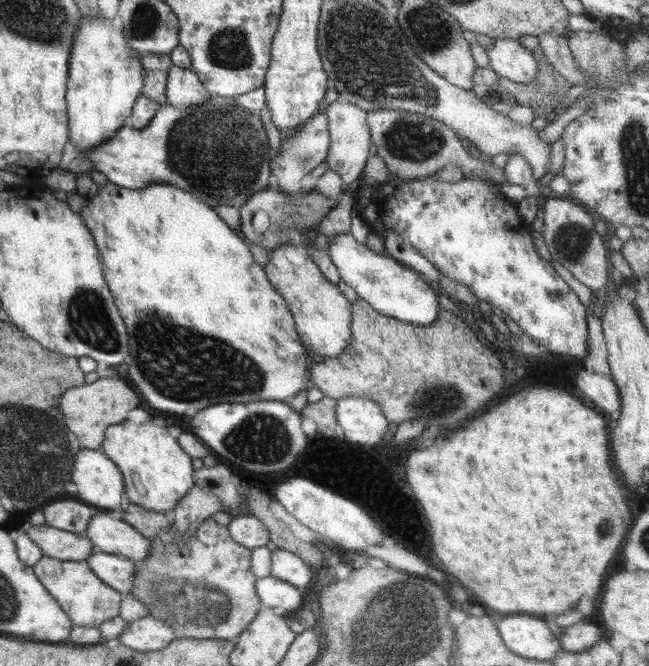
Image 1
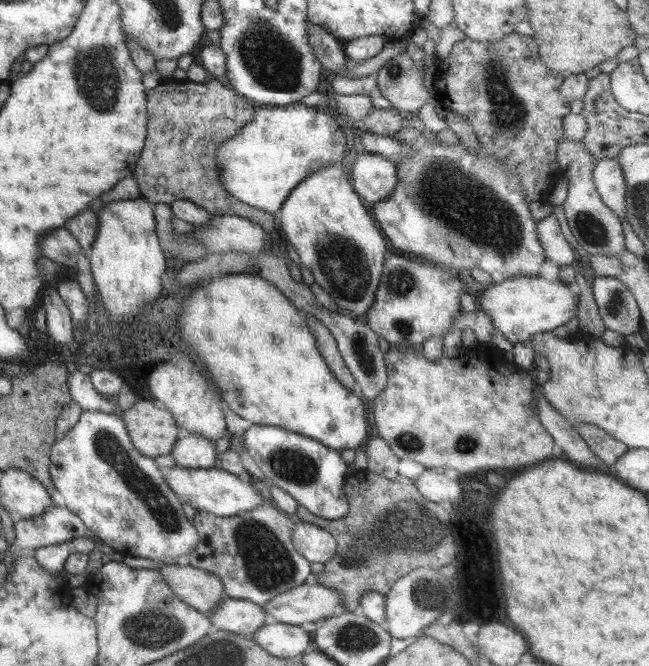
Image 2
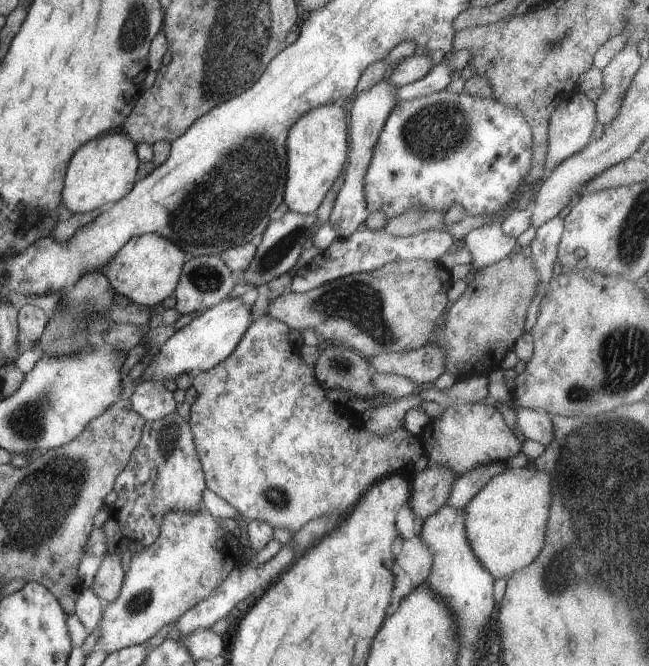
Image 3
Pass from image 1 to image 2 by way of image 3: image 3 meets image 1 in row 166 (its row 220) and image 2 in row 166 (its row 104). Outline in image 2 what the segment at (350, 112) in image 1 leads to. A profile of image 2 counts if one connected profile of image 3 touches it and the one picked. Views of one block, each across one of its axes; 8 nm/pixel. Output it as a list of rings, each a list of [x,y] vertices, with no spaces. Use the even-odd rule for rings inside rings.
[[[359,152],[349,178],[354,190],[371,205],[390,198],[397,184],[397,165],[376,153]]]

